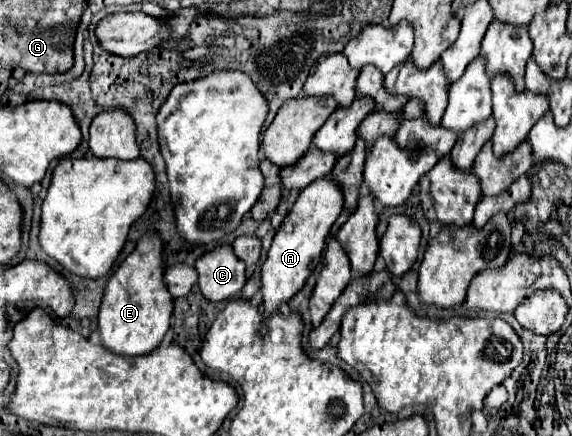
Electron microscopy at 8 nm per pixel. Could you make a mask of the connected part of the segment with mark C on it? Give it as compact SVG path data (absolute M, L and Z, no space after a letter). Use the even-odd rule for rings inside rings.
M221 244L203 254L195 268L199 272L199 290L209 302L229 300L245 286L245 266L235 258L231 244Z

